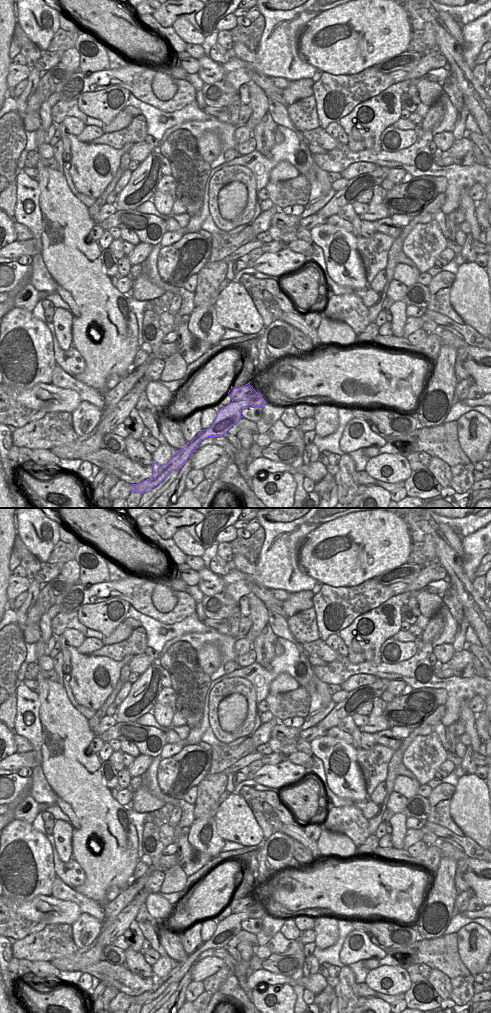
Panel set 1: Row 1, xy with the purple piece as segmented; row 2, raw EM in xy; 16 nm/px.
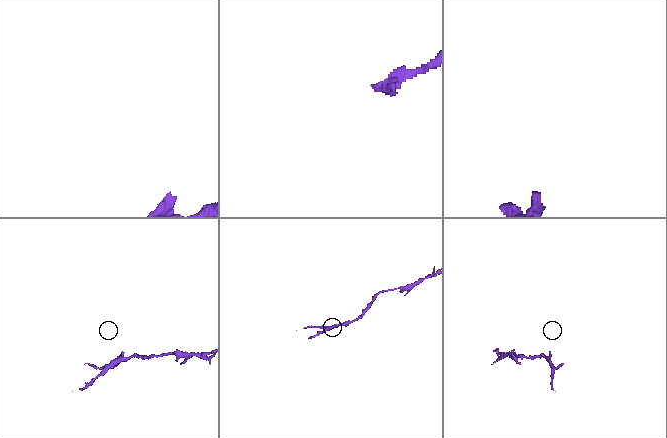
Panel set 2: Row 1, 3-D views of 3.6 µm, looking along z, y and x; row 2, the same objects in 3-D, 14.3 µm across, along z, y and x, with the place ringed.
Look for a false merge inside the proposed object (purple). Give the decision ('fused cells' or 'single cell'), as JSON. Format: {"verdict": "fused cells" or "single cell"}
{"verdict": "fused cells"}

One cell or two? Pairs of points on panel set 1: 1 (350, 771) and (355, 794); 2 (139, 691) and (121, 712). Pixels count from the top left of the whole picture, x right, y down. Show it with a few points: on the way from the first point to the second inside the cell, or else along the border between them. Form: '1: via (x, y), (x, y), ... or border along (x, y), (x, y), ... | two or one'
1: via (350, 777), (350, 784), (354, 788) | one
2: via (137, 696), (126, 707) | one

